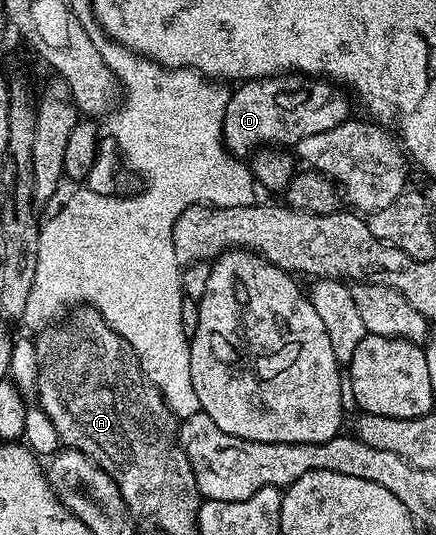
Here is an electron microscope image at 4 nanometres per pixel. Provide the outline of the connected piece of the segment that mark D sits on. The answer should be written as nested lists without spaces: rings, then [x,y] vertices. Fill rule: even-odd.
[[[254,78],[236,85],[231,90],[231,99],[223,117],[223,145],[235,156],[250,155],[266,146],[294,148],[307,136],[329,132],[329,128],[337,128],[352,117],[352,99],[347,99],[338,85],[327,80],[312,82],[315,83],[308,88],[307,95],[300,102],[291,102],[288,106],[283,106],[279,99],[279,86],[275,78]]]

